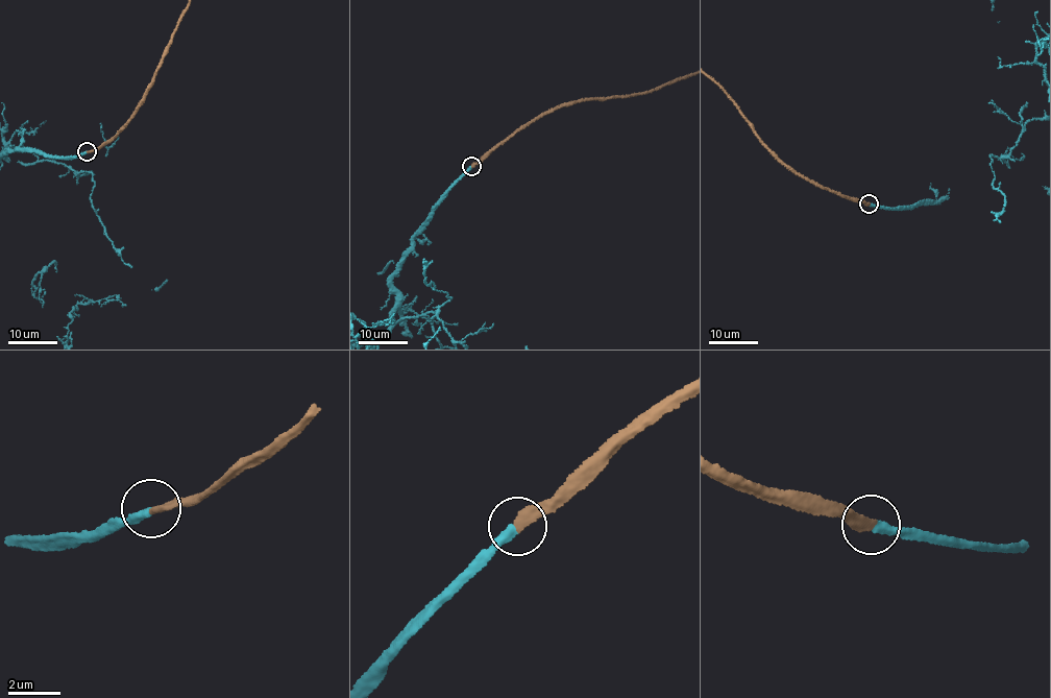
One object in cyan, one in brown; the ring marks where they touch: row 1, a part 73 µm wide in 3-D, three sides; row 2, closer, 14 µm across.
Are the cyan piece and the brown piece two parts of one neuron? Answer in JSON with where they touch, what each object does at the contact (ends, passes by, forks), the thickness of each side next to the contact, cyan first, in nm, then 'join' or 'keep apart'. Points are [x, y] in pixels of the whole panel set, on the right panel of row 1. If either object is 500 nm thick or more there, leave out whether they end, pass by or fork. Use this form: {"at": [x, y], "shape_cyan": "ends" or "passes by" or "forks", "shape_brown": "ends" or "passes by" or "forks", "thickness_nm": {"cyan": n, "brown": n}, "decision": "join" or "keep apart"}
{"at": [869, 203], "shape_cyan": "ends", "shape_brown": "ends", "thickness_nm": {"cyan": 320, "brown": 320}, "decision": "join"}

